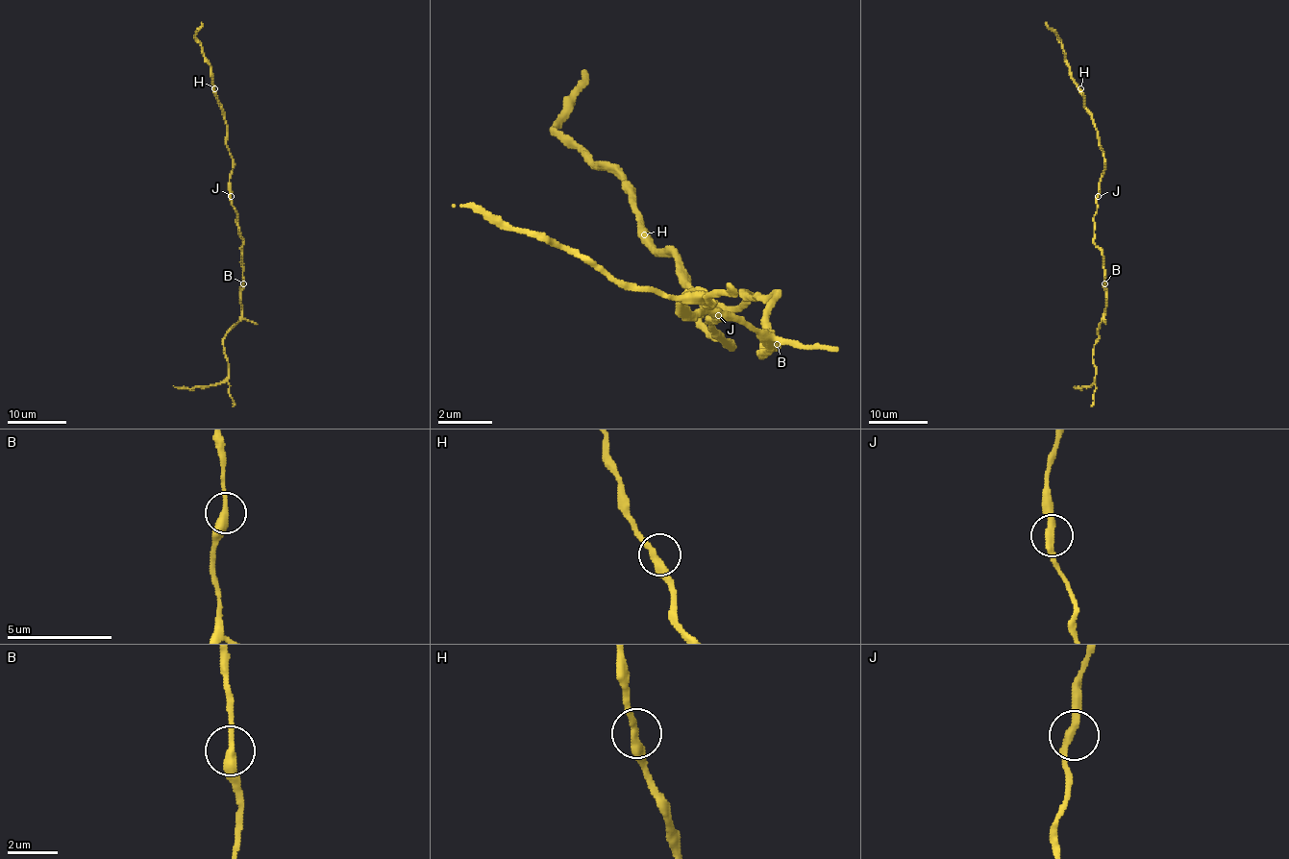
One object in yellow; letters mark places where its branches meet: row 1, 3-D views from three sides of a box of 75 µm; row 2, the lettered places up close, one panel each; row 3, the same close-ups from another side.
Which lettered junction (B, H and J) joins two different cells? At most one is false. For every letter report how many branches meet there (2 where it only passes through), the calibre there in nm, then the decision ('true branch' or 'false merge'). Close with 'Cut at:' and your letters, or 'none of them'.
B: 2 | 340 nm | true branch
H: 2 | 340 nm | true branch
J: 2 | 320 nm | true branch
Cut at: none of them

